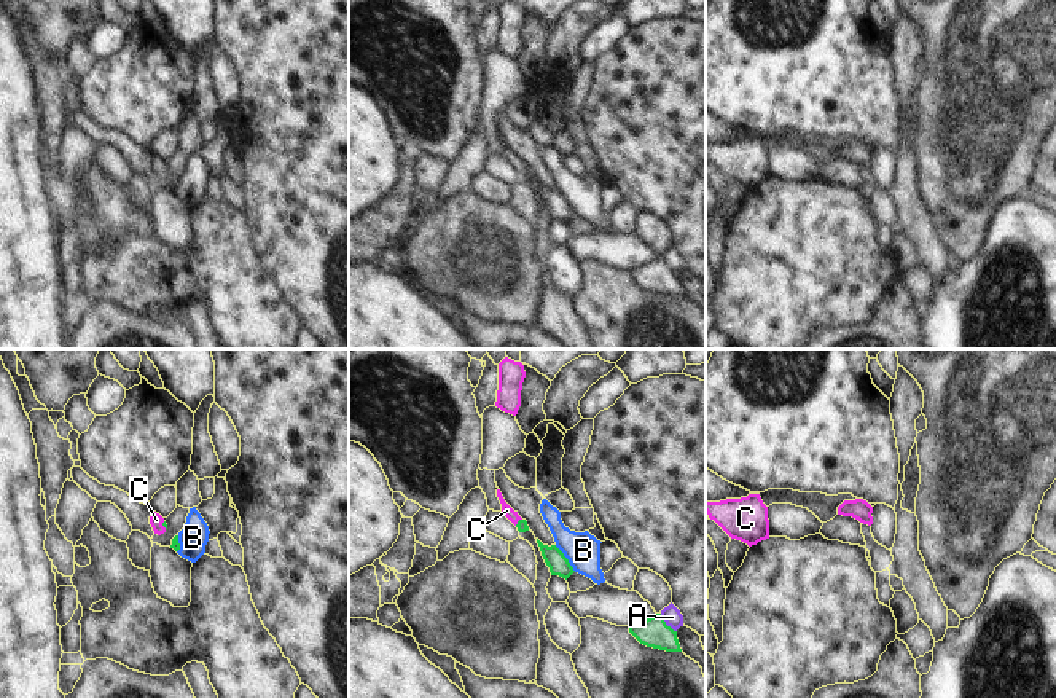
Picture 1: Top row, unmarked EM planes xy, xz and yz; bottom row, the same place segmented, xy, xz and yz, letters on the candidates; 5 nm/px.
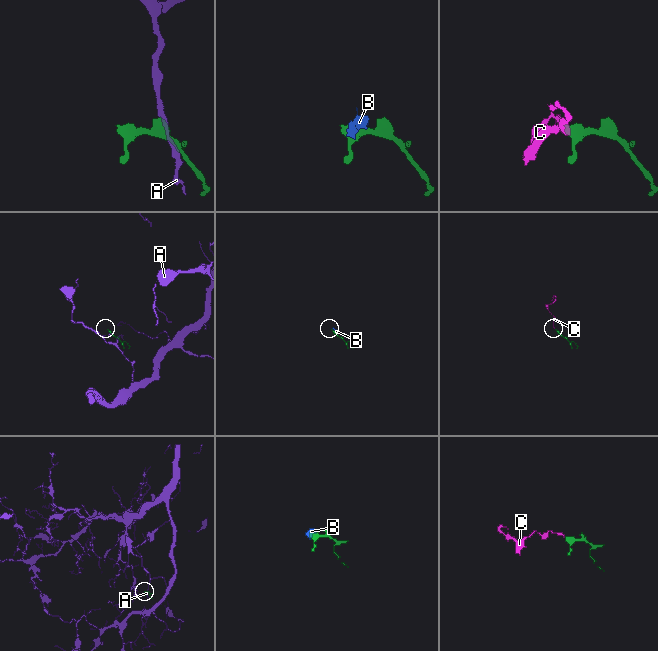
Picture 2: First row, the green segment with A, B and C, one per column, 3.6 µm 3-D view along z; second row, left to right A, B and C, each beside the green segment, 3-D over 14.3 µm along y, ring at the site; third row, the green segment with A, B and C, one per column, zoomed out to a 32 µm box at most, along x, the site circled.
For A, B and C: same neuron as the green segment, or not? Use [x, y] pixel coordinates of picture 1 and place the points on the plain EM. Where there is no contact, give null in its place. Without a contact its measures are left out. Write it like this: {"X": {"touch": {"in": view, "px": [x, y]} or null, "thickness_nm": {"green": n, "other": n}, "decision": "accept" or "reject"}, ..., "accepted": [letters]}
{"A": {"touch": {"in": "xz", "px": [664, 266]}, "thickness_nm": {"green": 150, "other": 90}, "decision": "reject"}, "B": {"touch": {"in": "xz", "px": [566, 201]}, "thickness_nm": {"green": 100, "other": 180}, "decision": "reject"}, "C": {"touch": {"in": "xz", "px": [518, 164]}, "thickness_nm": {"green": 50, "other": 60}, "decision": "accept"}, "accepted": ["C"]}

